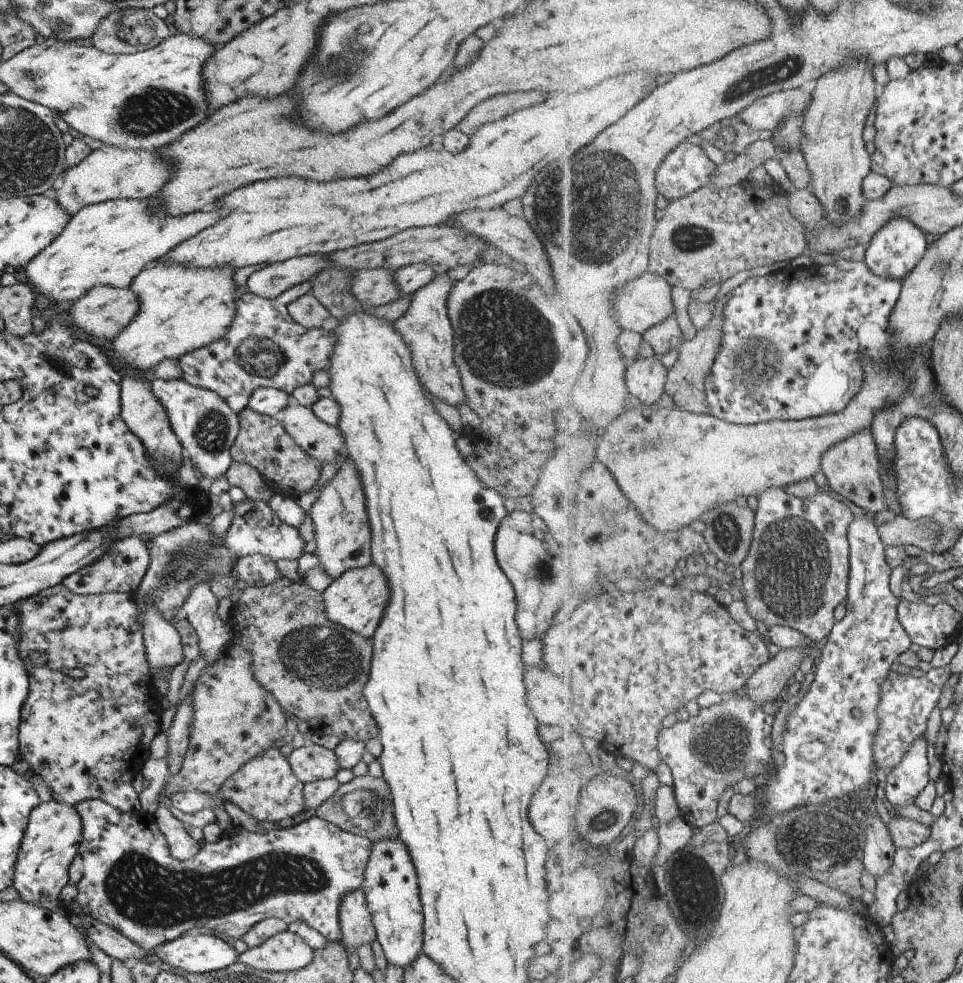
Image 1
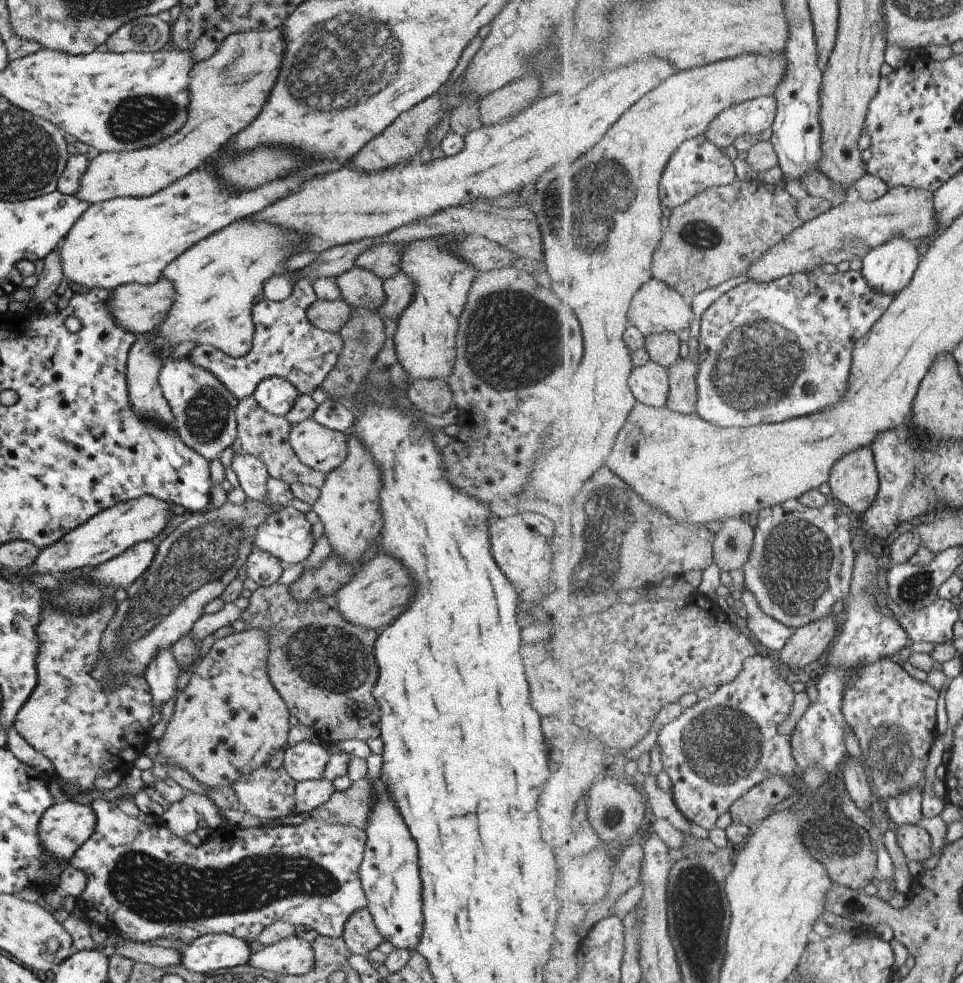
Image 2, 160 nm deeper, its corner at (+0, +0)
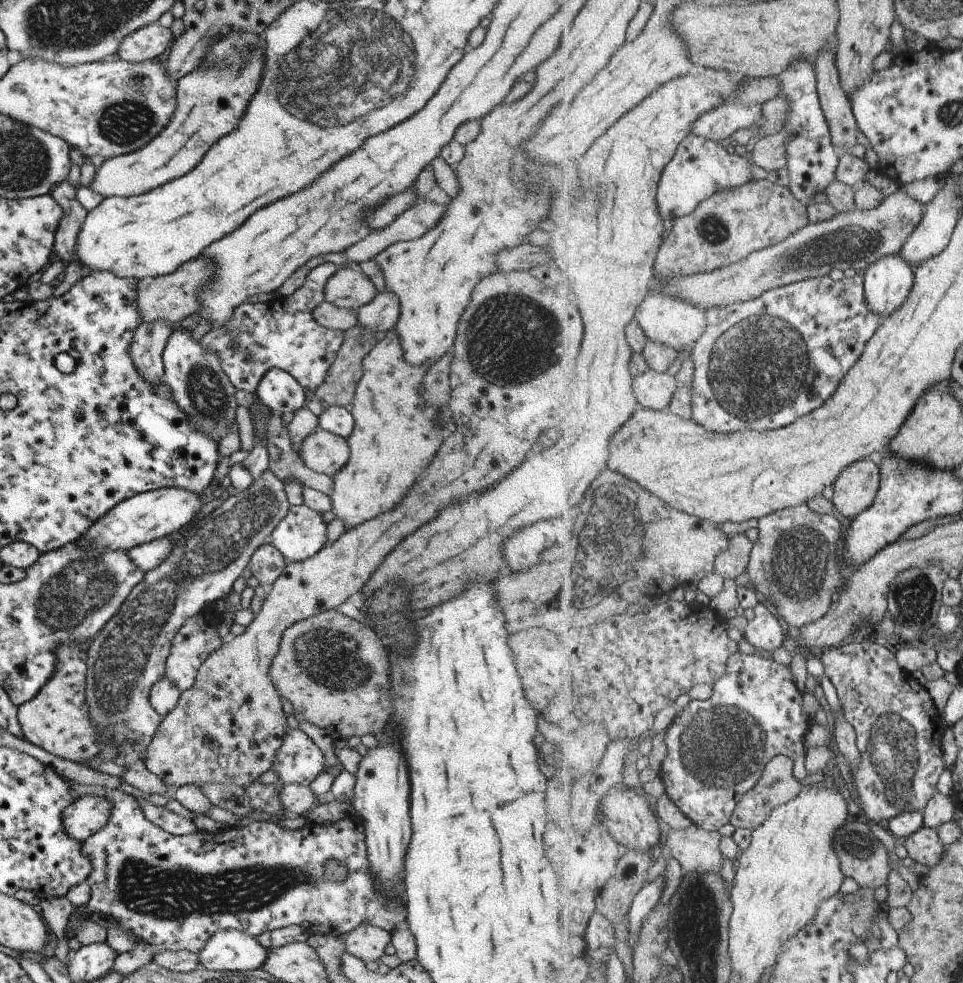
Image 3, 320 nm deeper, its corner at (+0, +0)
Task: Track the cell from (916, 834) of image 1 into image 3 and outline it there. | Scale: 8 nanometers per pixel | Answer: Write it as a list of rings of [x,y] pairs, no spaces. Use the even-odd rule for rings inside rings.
[[[927,826],[902,842],[911,859],[929,868],[939,865],[947,850],[938,830]]]

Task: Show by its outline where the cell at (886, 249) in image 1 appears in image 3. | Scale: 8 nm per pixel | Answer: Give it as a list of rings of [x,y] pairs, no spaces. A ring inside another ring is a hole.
[[[900,254],[880,258],[865,270],[863,277],[866,305],[871,313],[881,318],[881,324],[908,300],[914,285],[914,273],[910,264],[905,262]]]

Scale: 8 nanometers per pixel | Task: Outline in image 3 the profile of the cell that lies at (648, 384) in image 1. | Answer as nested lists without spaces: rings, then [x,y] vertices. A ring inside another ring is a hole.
[[[649,369],[634,379],[639,407],[662,411],[669,408],[678,394],[677,382],[671,374]]]

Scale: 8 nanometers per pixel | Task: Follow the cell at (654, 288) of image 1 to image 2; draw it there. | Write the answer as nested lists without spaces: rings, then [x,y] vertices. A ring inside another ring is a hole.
[[[654,276],[636,292],[628,315],[631,324],[637,326],[646,337],[661,333],[678,335],[683,330],[697,328],[696,314],[688,299],[683,298],[683,294],[669,286],[669,283],[656,279]]]

